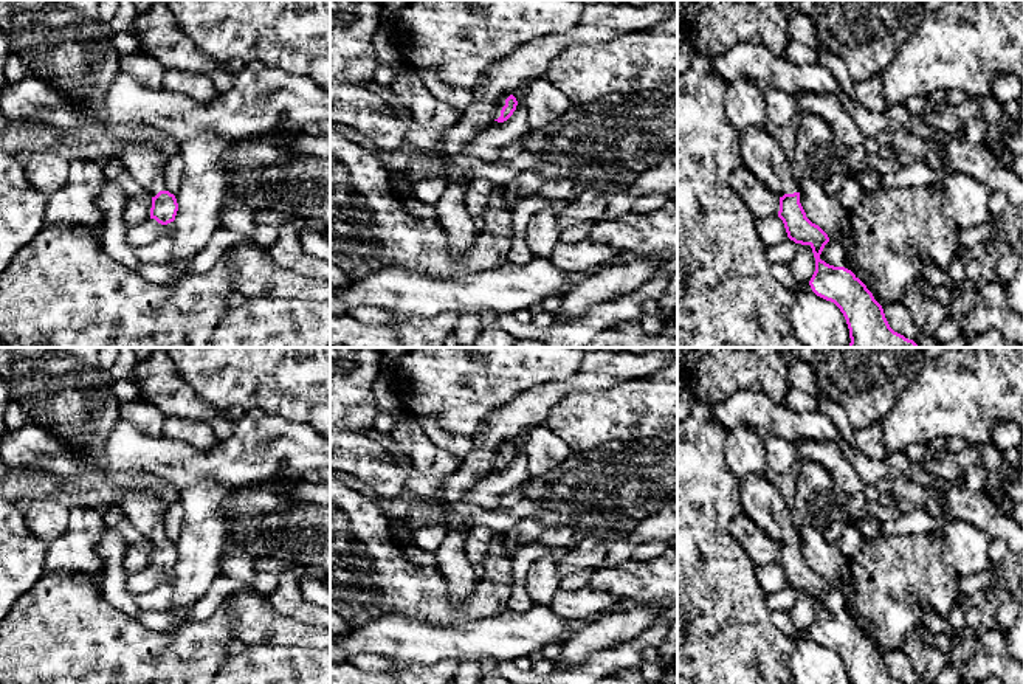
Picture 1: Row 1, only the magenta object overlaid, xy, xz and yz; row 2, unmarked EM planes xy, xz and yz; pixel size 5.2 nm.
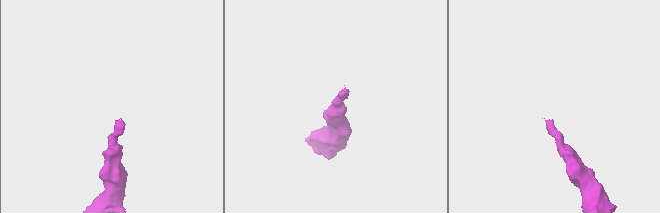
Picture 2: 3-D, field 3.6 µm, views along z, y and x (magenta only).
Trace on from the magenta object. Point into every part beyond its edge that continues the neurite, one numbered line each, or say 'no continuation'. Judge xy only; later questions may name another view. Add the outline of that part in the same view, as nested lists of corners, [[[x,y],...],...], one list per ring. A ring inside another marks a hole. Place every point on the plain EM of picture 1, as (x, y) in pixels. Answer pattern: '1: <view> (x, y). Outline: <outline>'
1: xy (146, 512). Outline: [[[121,490],[119,495],[119,507],[124,515],[150,544],[155,544],[160,538],[167,538],[164,516],[169,506],[161,498],[136,490]]]

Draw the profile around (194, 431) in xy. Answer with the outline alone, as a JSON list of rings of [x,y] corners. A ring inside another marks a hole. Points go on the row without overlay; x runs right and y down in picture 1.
[[[166,417],[163,436],[183,440],[202,451],[219,442],[209,423],[192,417]]]

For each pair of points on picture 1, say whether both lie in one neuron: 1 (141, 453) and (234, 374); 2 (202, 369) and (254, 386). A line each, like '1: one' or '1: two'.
1: two
2: one

